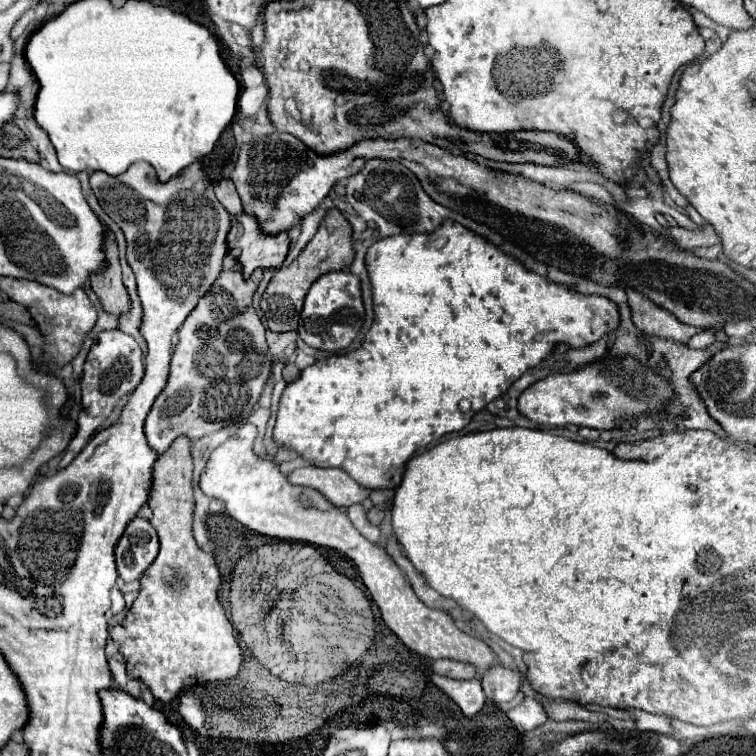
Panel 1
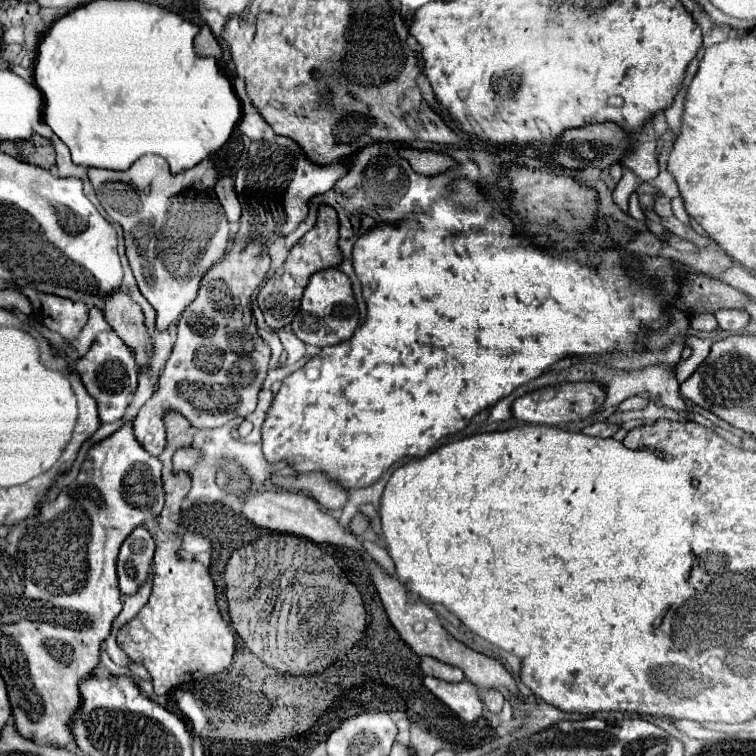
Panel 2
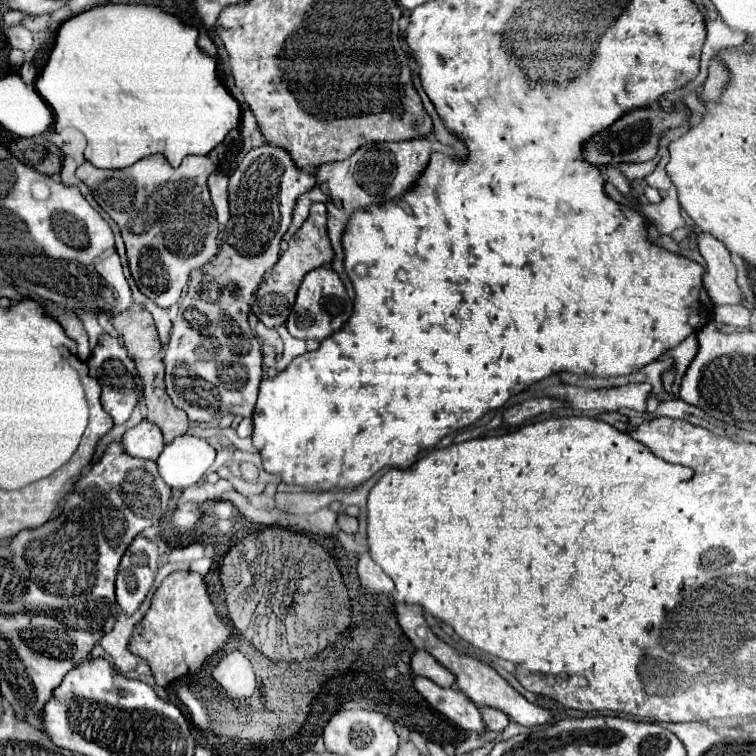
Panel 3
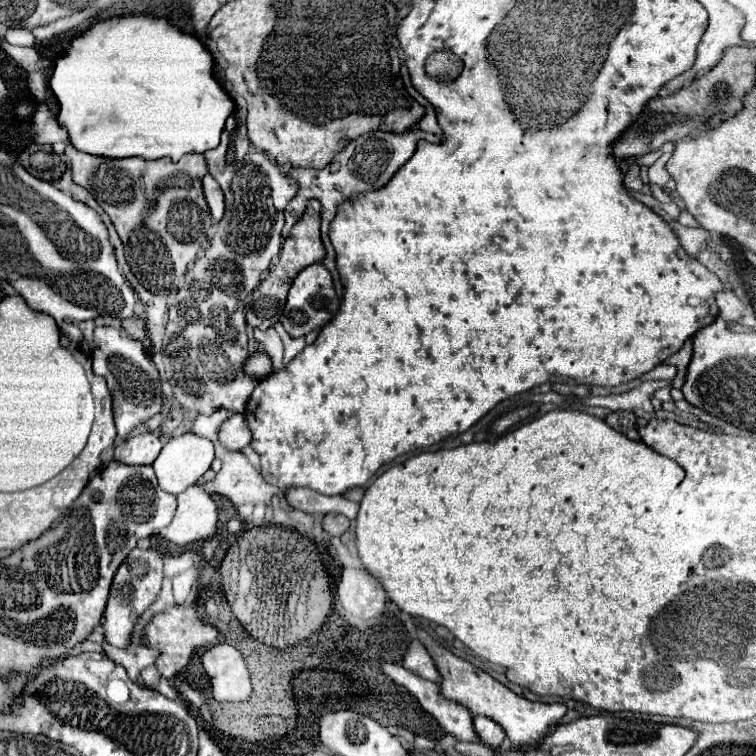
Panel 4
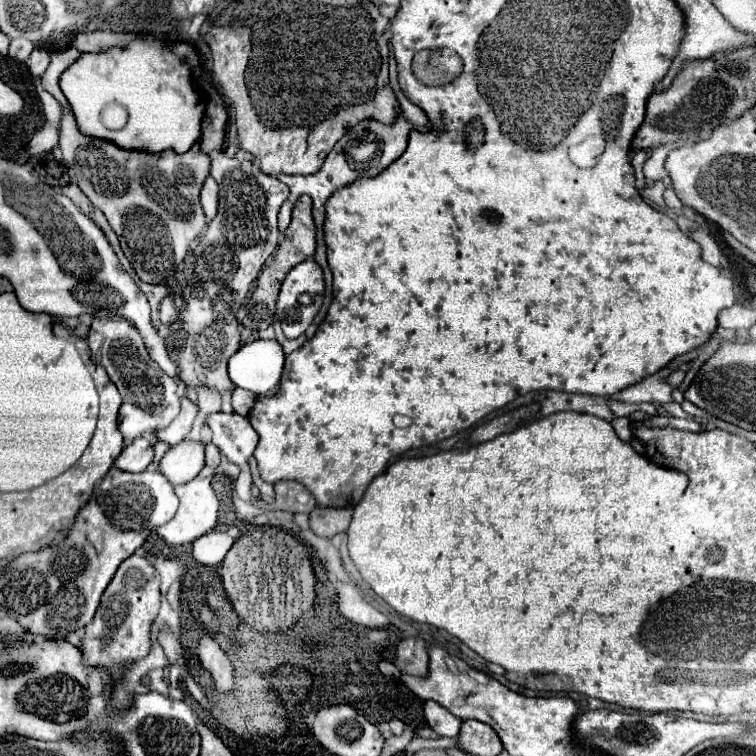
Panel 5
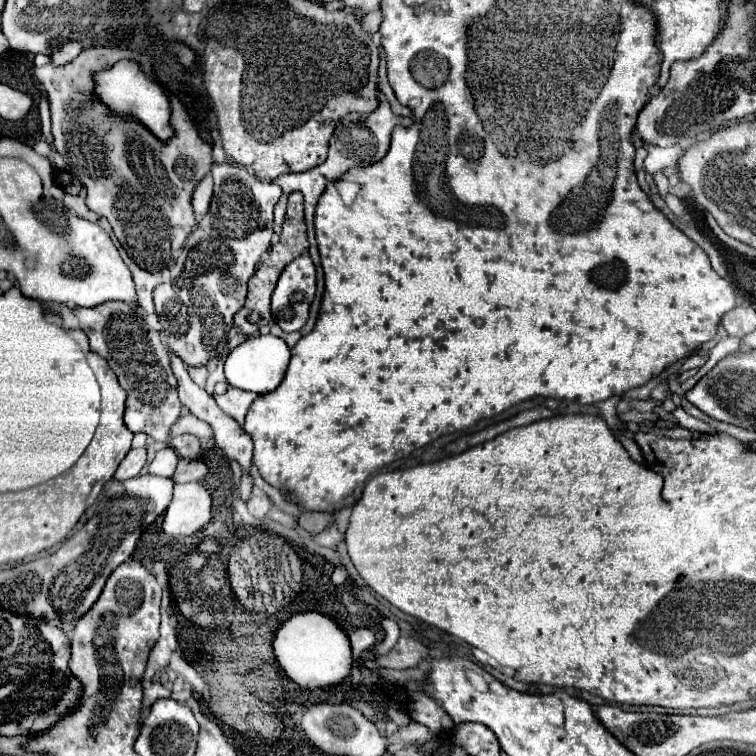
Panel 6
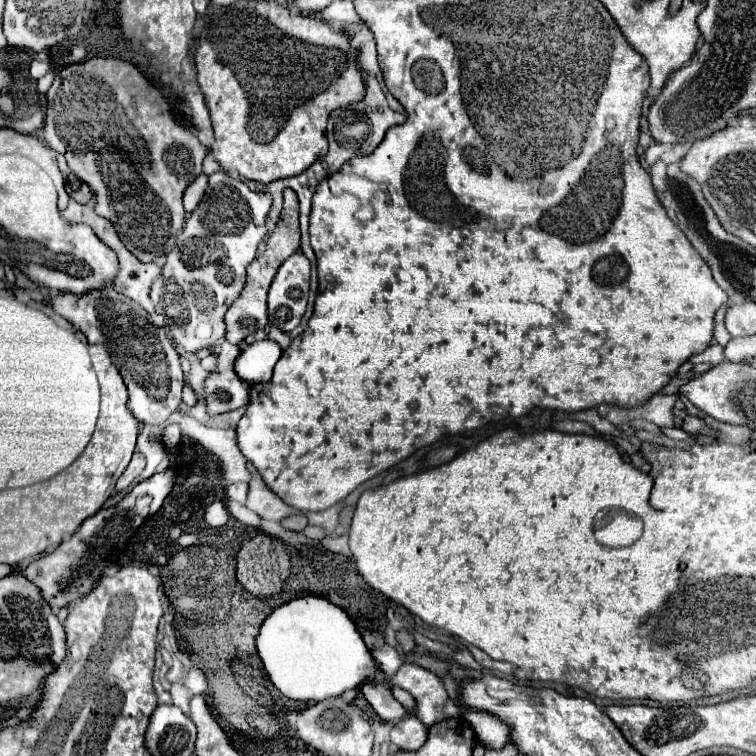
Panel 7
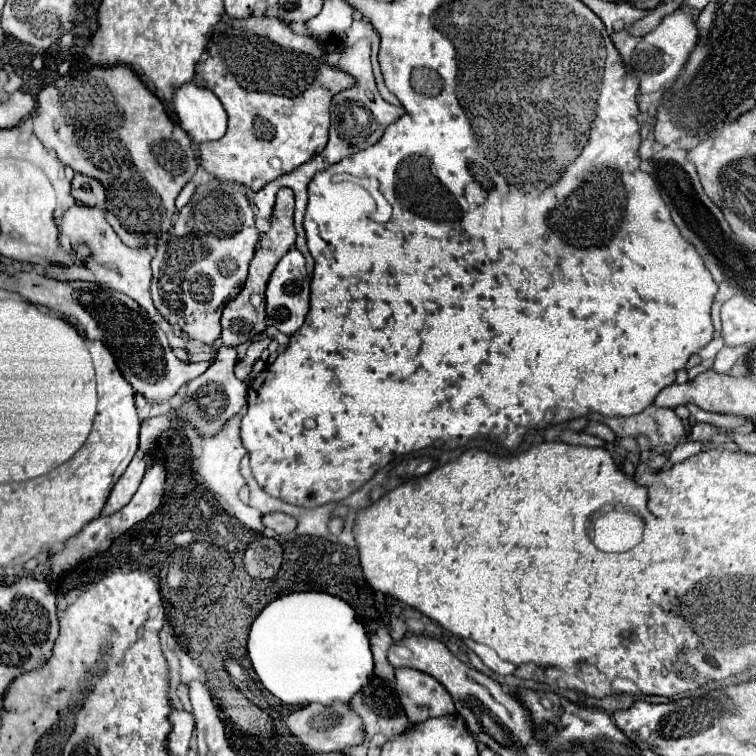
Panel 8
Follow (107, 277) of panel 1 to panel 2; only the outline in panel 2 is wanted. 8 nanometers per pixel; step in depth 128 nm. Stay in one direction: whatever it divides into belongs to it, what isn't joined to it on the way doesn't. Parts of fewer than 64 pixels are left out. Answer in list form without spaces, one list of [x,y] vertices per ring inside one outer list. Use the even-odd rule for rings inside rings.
[[[118,290],[106,300],[104,316],[112,330],[124,340],[124,344],[132,348],[138,370],[146,368],[148,356],[152,356],[152,338],[144,328],[142,308],[134,300],[130,300],[122,290]]]

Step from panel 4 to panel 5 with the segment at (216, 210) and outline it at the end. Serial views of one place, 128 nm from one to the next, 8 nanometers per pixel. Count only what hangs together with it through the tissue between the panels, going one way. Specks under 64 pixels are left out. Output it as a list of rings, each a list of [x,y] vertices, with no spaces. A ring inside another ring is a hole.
[[[212,176],[206,178],[202,192],[200,192],[200,204],[204,208],[204,214],[208,220],[212,220],[216,216],[216,208],[218,208],[218,184],[214,182]]]

